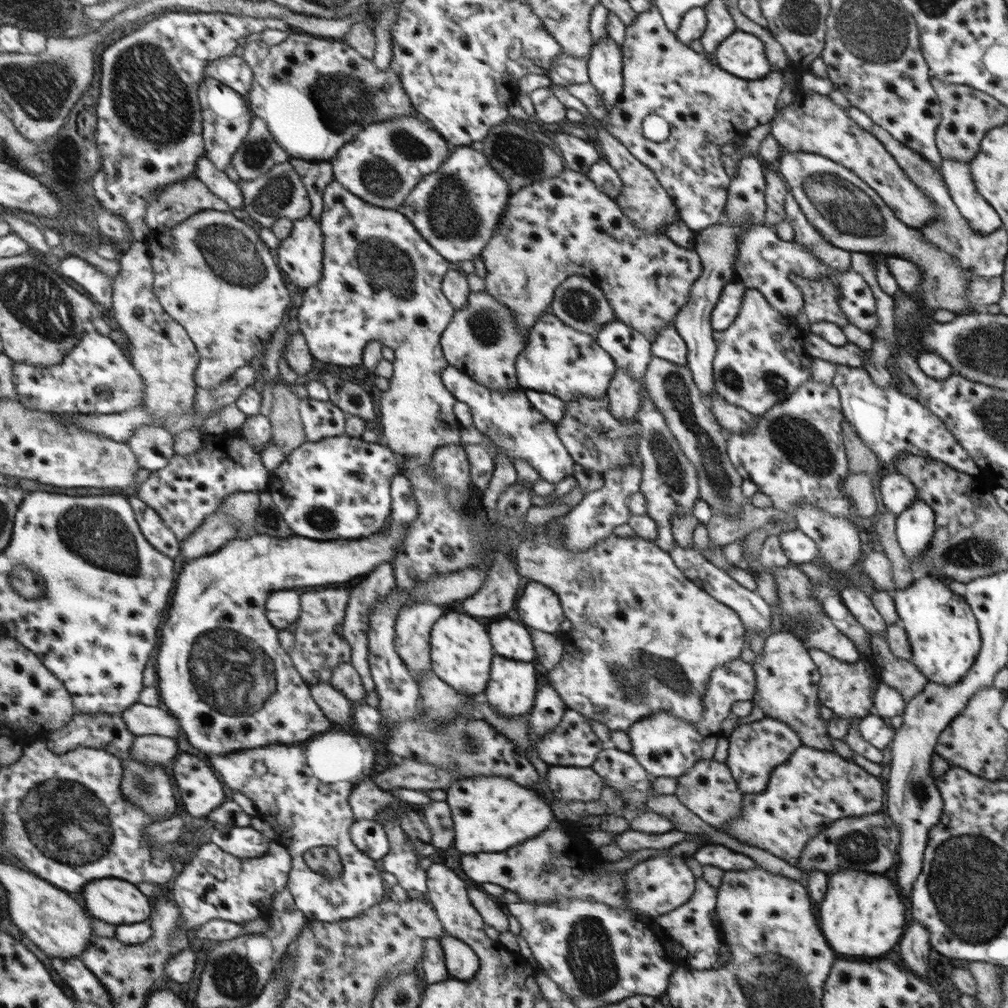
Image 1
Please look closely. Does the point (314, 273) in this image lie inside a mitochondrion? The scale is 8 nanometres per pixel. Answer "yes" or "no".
no

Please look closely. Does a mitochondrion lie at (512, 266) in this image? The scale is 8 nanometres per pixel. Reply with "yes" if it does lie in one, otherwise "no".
no

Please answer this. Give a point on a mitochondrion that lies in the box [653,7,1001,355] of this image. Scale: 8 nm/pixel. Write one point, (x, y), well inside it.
(845, 207)

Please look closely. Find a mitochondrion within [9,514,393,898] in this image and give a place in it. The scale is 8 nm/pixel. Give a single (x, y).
(60, 816)

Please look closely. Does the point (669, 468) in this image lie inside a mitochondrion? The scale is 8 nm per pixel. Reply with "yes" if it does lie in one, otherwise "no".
yes

